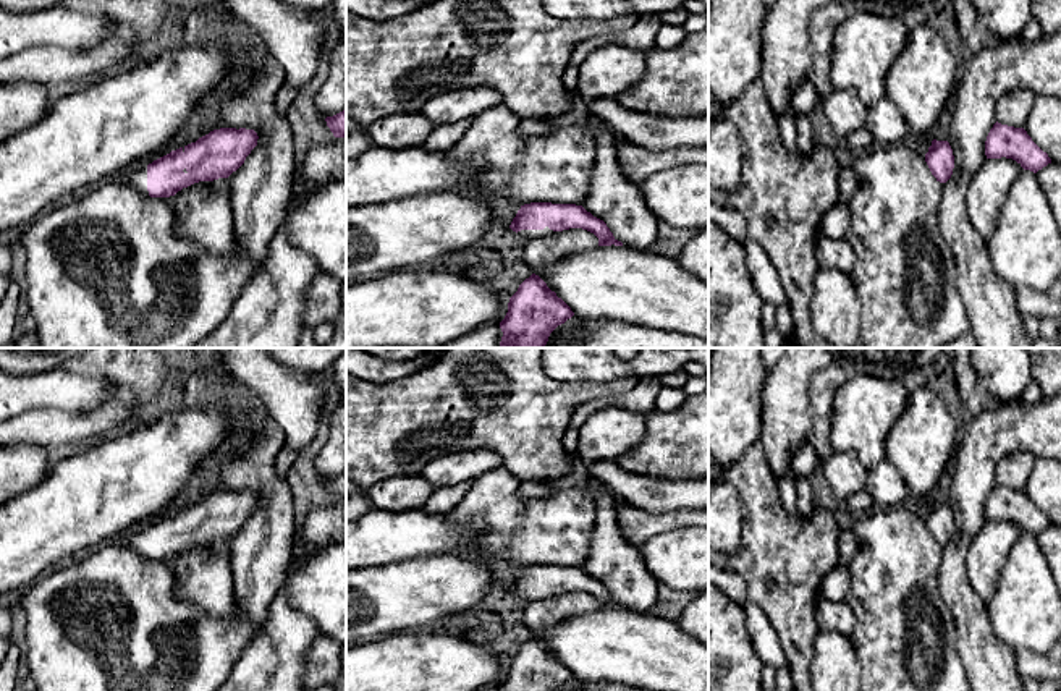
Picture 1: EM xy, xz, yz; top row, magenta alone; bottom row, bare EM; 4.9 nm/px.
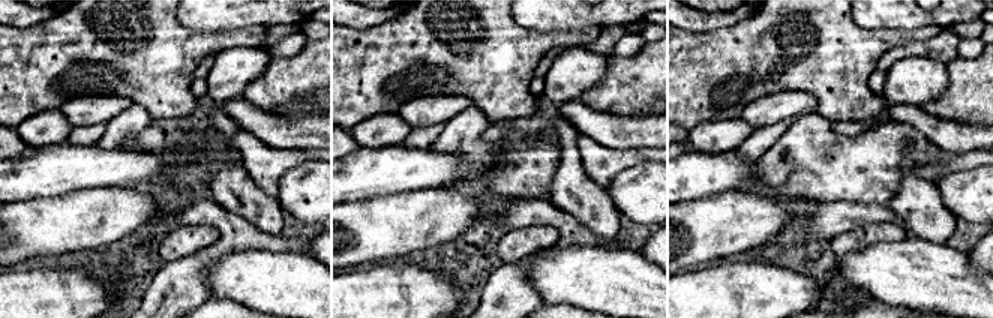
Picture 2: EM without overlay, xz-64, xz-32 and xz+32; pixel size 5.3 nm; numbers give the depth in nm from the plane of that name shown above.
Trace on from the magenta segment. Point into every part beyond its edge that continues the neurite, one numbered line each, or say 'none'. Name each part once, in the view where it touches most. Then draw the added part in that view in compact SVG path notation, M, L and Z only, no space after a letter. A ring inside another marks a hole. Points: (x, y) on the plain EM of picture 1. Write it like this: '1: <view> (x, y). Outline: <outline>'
1: xz (526, 596). Outline: M545 589L543 592L521 592L521 594L518 594L518 599L530 602L530 600L537 600L537 599L550 597L550 596L553 596L553 592L550 592L548 589Z

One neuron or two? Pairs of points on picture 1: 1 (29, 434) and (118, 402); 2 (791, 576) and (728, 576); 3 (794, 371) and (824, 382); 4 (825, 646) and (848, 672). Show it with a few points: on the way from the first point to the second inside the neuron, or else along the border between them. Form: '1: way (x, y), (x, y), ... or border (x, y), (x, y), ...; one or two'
1: way (52, 428), (76, 428), (96, 423); one
2: border (725, 568), (731, 568), (746, 583), (748, 599); two
3: border (830, 364), (817, 369), (811, 377), (811, 415); two
4: way (832, 652), (841, 665); one

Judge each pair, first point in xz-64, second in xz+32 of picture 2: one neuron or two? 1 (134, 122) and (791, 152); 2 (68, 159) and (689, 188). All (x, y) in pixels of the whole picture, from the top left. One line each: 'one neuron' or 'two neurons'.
1: one neuron
2: one neuron

